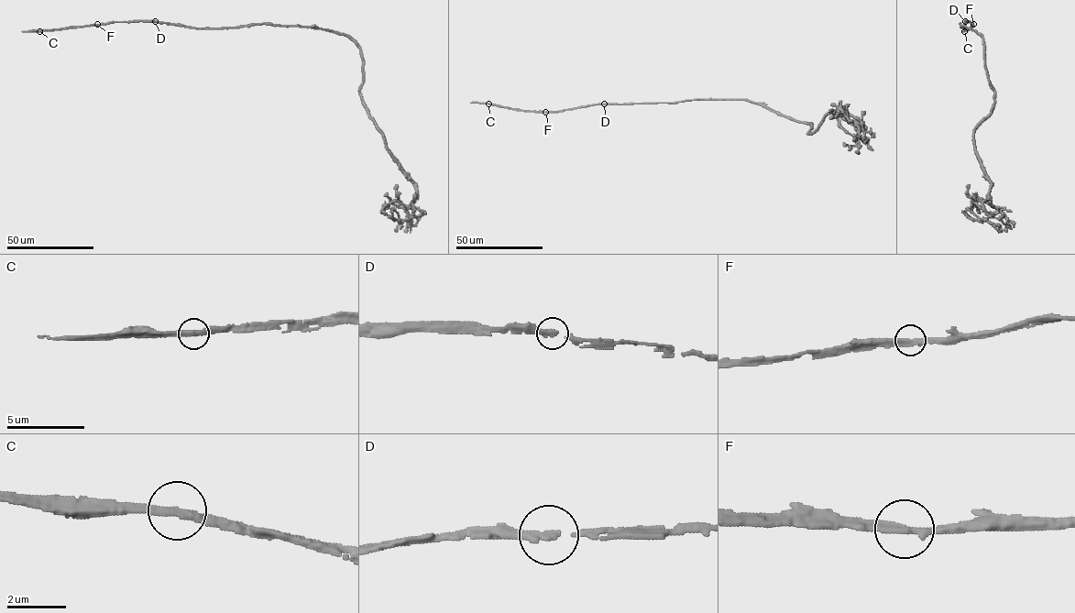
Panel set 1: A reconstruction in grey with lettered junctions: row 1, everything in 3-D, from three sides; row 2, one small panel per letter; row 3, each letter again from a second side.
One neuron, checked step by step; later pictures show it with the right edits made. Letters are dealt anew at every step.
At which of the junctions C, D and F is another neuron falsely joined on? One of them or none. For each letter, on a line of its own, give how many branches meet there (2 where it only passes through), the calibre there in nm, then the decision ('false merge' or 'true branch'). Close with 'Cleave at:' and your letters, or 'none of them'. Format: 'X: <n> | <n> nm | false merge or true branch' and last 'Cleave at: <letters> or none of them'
C: 2 | 280 nm | true branch
D: 2 | 240 nm | true branch
F: 2 | 280 nm | true branch
Cleave at: none of them

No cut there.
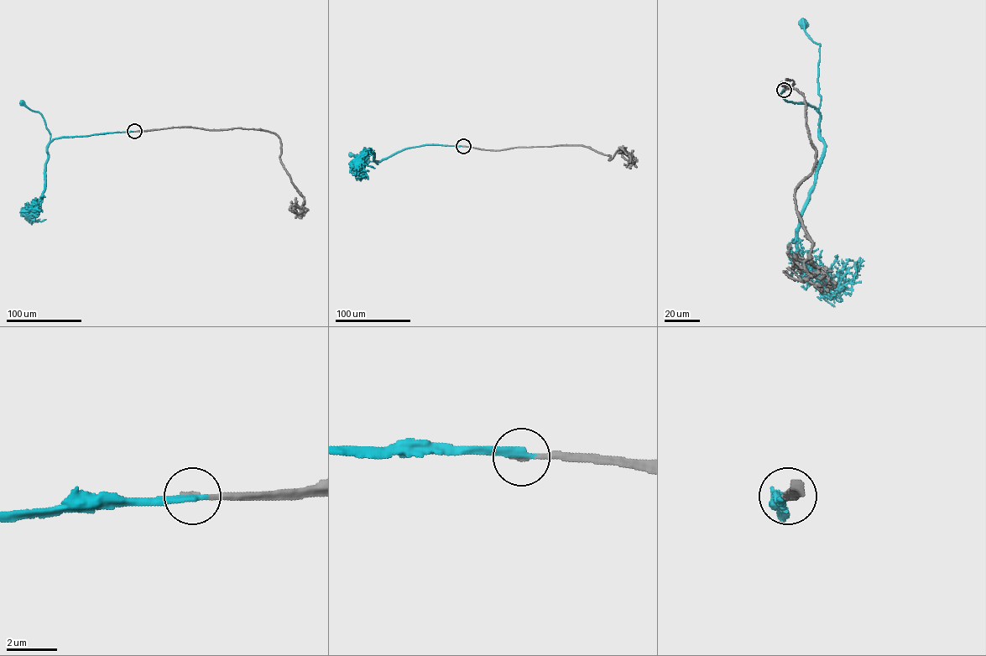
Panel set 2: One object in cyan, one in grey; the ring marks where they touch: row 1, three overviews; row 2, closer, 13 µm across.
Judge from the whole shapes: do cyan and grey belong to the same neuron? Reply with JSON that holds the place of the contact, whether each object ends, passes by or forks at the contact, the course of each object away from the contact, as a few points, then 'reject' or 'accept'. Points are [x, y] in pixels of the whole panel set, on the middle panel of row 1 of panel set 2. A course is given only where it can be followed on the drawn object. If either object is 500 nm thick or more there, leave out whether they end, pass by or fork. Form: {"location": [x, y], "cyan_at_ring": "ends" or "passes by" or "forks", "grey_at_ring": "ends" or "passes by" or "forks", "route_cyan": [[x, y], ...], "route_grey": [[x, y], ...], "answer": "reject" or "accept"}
{"location": [463, 146], "cyan_at_ring": "ends", "grey_at_ring": "ends", "route_cyan": [[463, 146], [413, 147], [379, 162], [367, 161], [350, 154]], "route_grey": [[463, 146], [498, 150], [518, 147], [582, 145], [610, 155], [608, 159], [618, 151], [633, 157], [618, 147]], "answer": "accept"}

